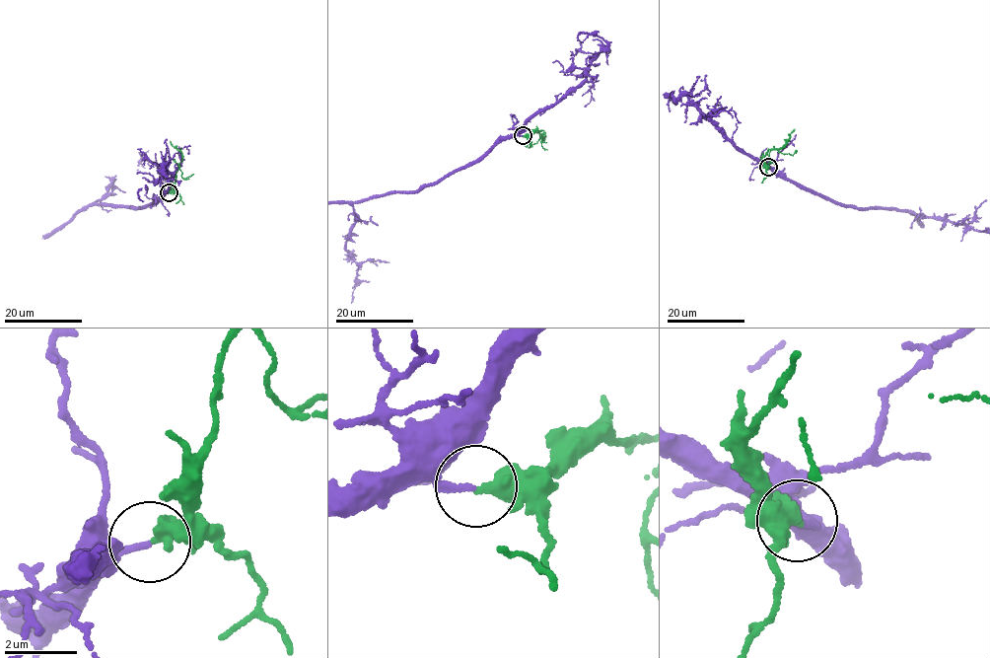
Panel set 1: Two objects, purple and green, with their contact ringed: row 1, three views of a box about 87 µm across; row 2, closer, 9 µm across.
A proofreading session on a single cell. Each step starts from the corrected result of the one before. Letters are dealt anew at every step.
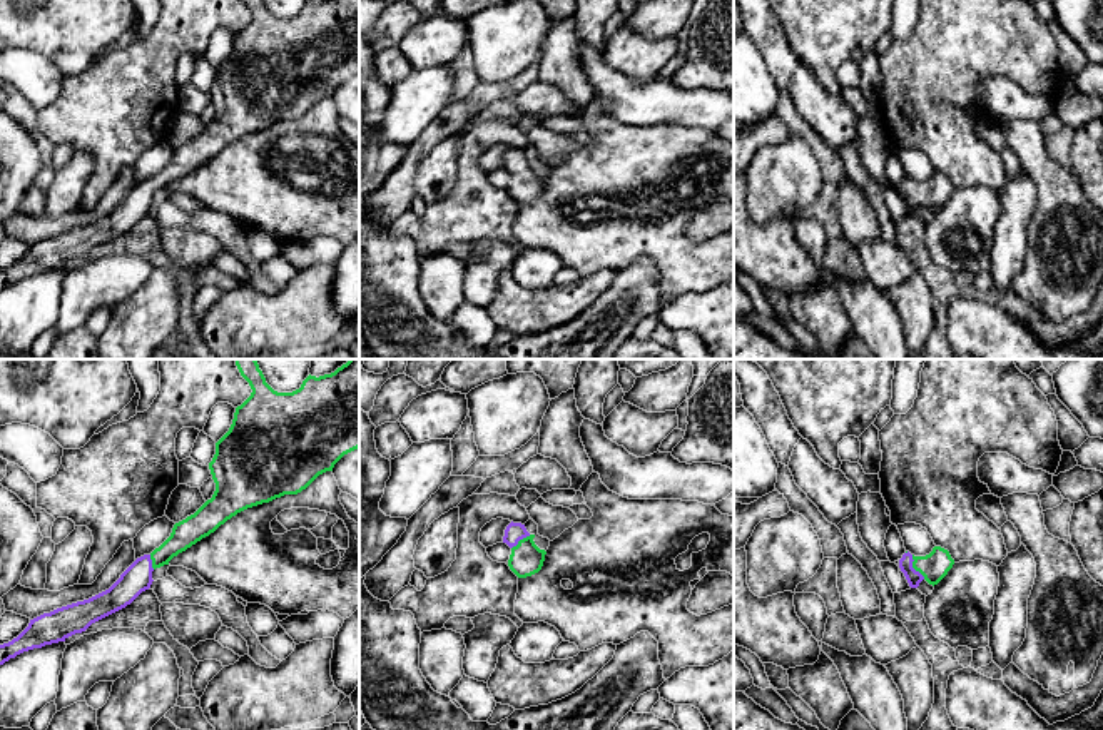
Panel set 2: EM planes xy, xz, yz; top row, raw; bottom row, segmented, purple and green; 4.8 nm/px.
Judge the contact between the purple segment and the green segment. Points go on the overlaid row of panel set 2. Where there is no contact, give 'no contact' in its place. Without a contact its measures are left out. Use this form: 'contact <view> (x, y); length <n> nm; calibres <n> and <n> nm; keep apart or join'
contact yz (911, 567); length 140 nm; calibres 70 and 140 nm; join

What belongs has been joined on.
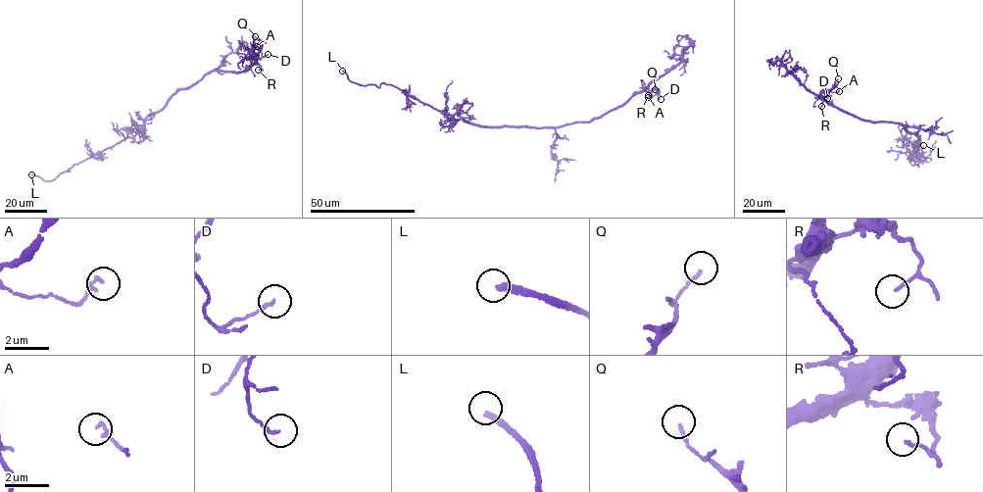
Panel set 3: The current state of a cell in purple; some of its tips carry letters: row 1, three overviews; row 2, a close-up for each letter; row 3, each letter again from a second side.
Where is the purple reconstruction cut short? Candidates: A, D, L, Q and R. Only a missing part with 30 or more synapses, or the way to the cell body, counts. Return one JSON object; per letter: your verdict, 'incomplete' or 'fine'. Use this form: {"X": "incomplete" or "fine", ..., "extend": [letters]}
{"A": "fine", "D": "fine", "L": "incomplete", "Q": "fine", "R": "fine", "extend": ["L"]}

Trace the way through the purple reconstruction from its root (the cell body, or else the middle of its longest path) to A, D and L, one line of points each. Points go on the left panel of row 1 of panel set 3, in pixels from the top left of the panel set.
A: (195, 82), (212, 72), (239, 73), (247, 70), (257, 62), (261, 50), (257, 46)
D: (195, 82), (212, 72), (241, 73), (257, 62), (260, 51), (263, 56), (268, 54)
L: (195, 82), (148, 116), (131, 137), (97, 152), (53, 179), (46, 181), (31, 174)

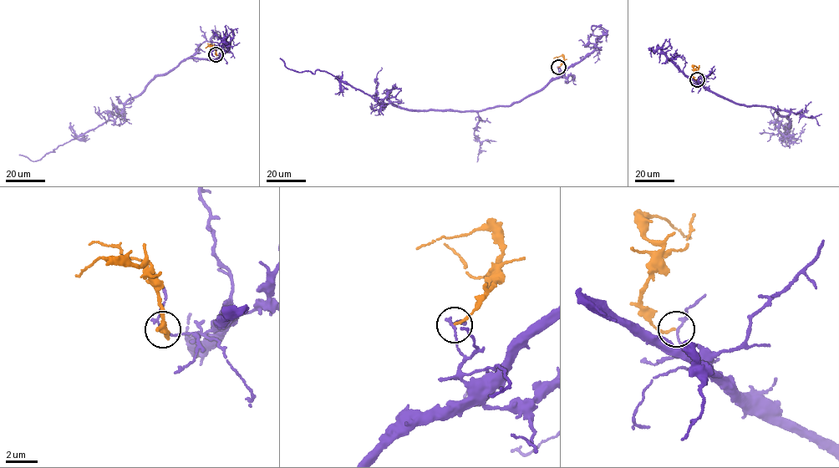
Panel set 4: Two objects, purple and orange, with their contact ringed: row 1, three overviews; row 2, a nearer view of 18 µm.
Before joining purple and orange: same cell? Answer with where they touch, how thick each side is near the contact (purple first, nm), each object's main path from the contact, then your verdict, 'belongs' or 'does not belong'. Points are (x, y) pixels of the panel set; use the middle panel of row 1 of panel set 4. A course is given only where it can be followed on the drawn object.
place (558, 67); calibres 150 and 140 nm; course purple (557, 68), (559, 76), (510, 105), (465, 112), (412, 111), (386, 105), (324, 71), (287, 68), (280, 58); course orange (557, 67), (564, 61), (563, 58), (561, 55), (553, 58); does not belong

